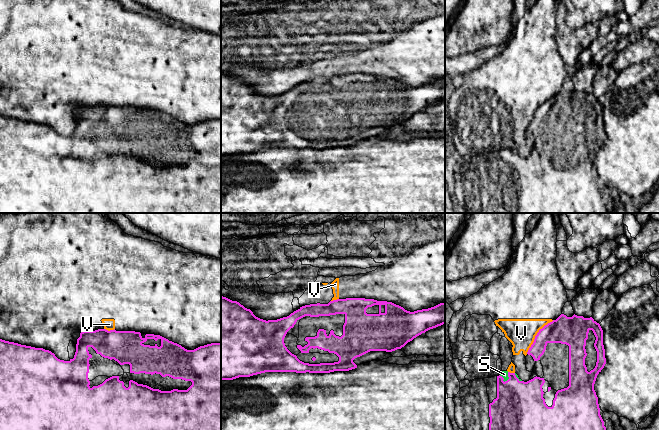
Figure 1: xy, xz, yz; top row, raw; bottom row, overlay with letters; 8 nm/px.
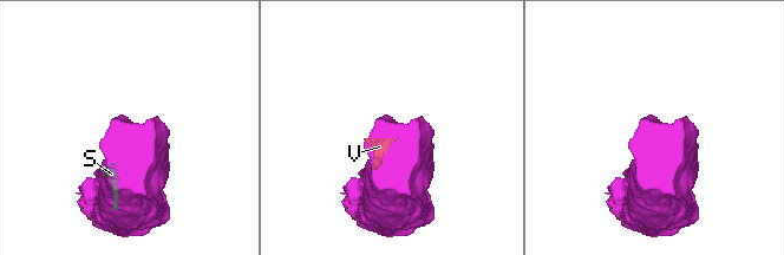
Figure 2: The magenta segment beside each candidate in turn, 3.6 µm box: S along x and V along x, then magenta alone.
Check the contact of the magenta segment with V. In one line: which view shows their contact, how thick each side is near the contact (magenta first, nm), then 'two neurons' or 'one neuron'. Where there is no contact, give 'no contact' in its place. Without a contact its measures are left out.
yz | 220/220 nm | two neurons

